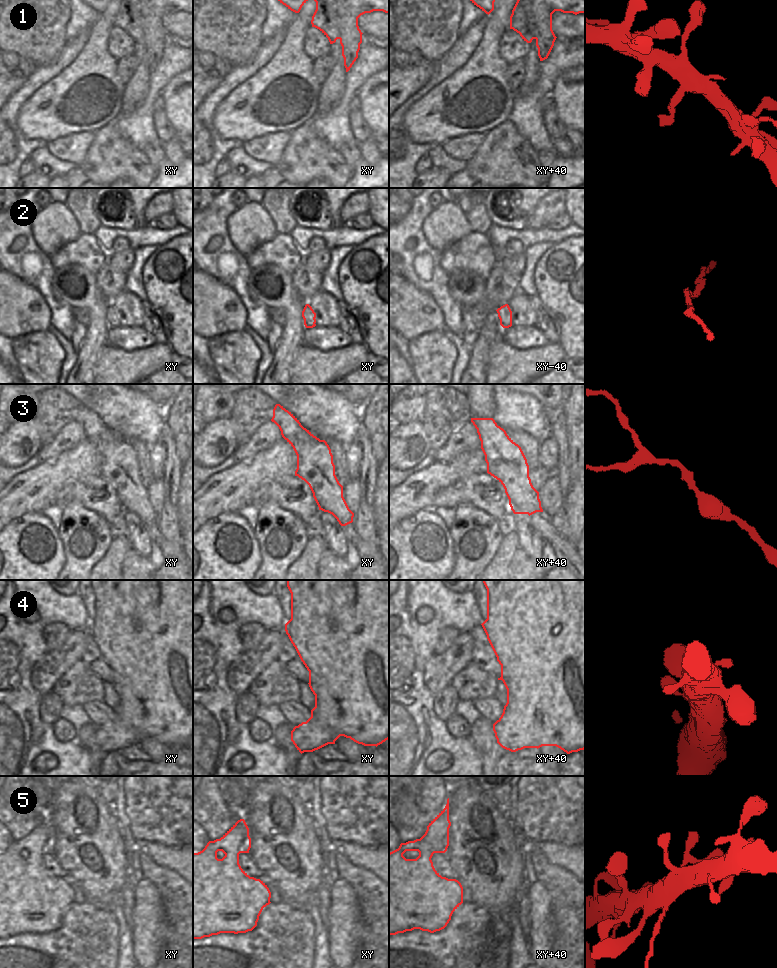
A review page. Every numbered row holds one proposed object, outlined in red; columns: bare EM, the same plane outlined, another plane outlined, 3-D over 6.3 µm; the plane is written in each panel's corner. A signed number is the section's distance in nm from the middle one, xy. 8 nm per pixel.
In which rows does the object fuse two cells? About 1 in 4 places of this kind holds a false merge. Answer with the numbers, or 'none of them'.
1

